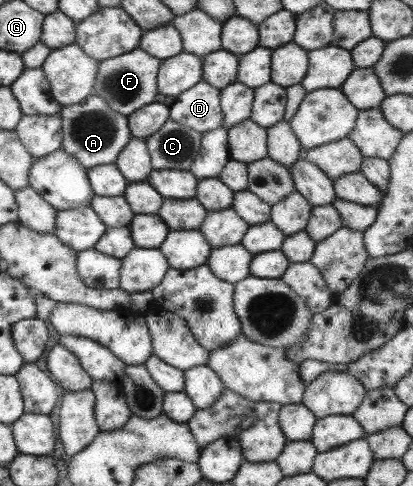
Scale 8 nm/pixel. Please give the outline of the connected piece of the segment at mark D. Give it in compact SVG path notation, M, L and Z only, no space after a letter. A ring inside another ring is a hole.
M201 80L168 101L169 120L197 133L223 126L220 110L220 89Z

